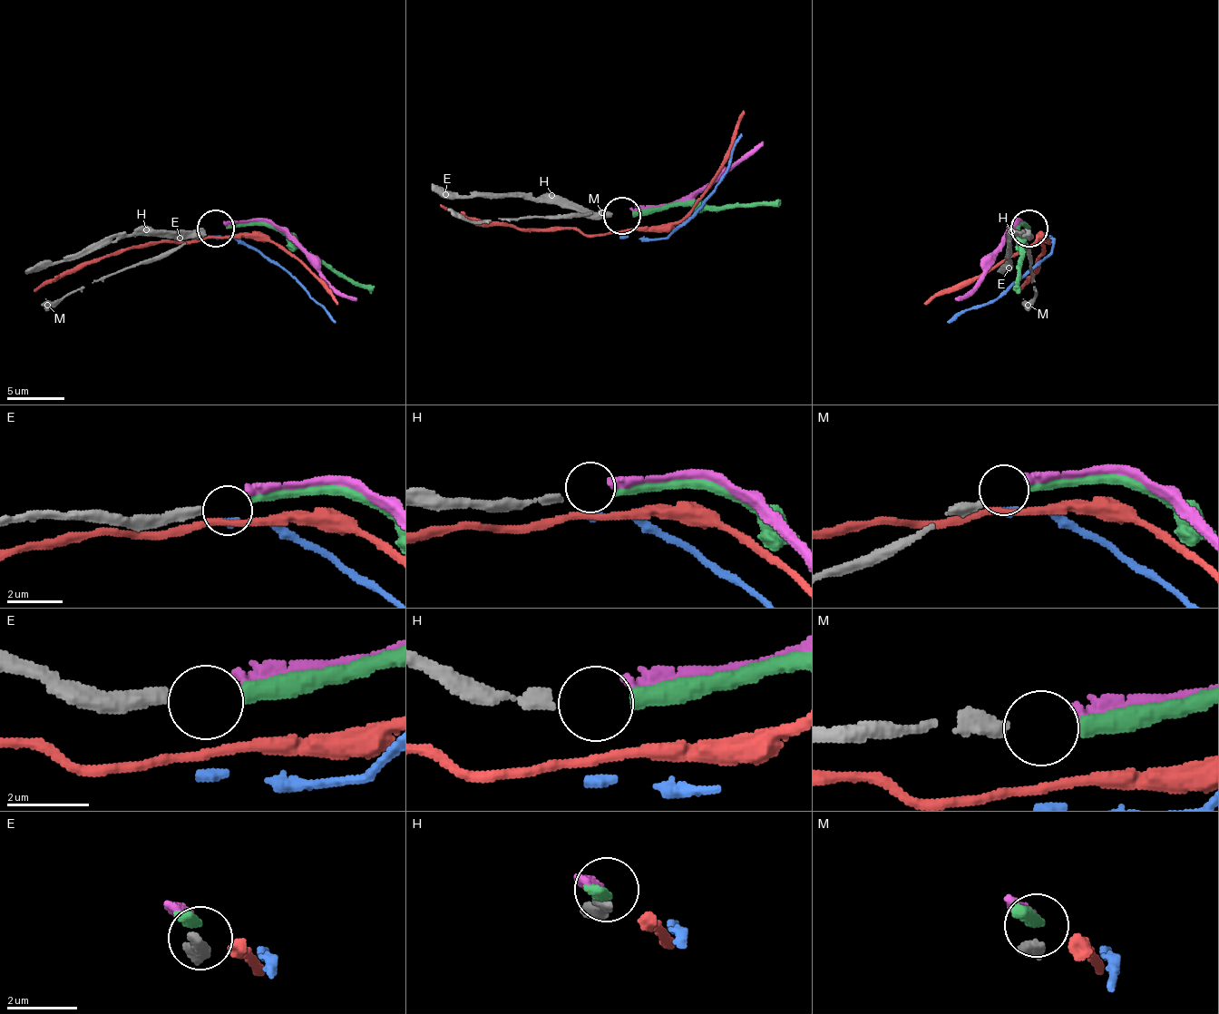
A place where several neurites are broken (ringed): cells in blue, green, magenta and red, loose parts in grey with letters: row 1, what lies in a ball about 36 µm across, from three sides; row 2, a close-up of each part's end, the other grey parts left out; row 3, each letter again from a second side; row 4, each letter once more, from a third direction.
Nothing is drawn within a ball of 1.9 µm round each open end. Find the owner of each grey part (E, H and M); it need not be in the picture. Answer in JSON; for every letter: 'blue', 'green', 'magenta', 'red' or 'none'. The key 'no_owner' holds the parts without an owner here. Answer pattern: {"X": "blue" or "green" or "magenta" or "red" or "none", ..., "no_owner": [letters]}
{"E": "green", "H": "magenta", "M": "none", "no_owner": ["M"]}

